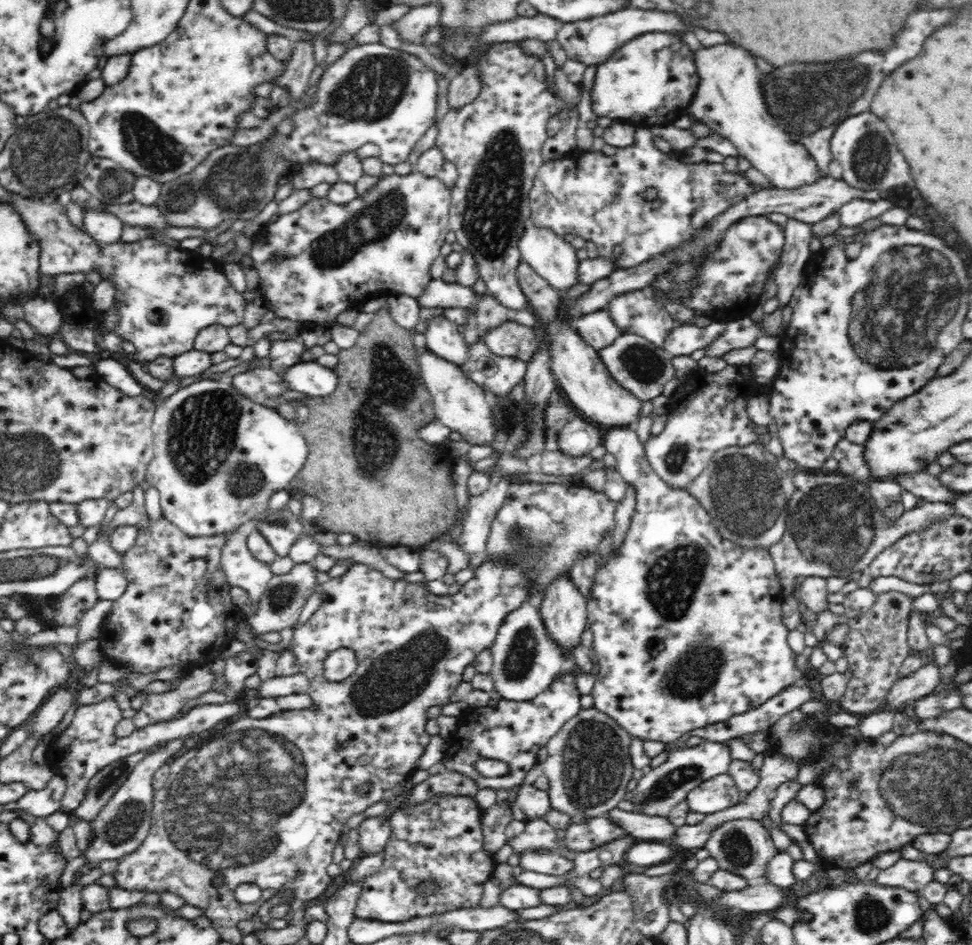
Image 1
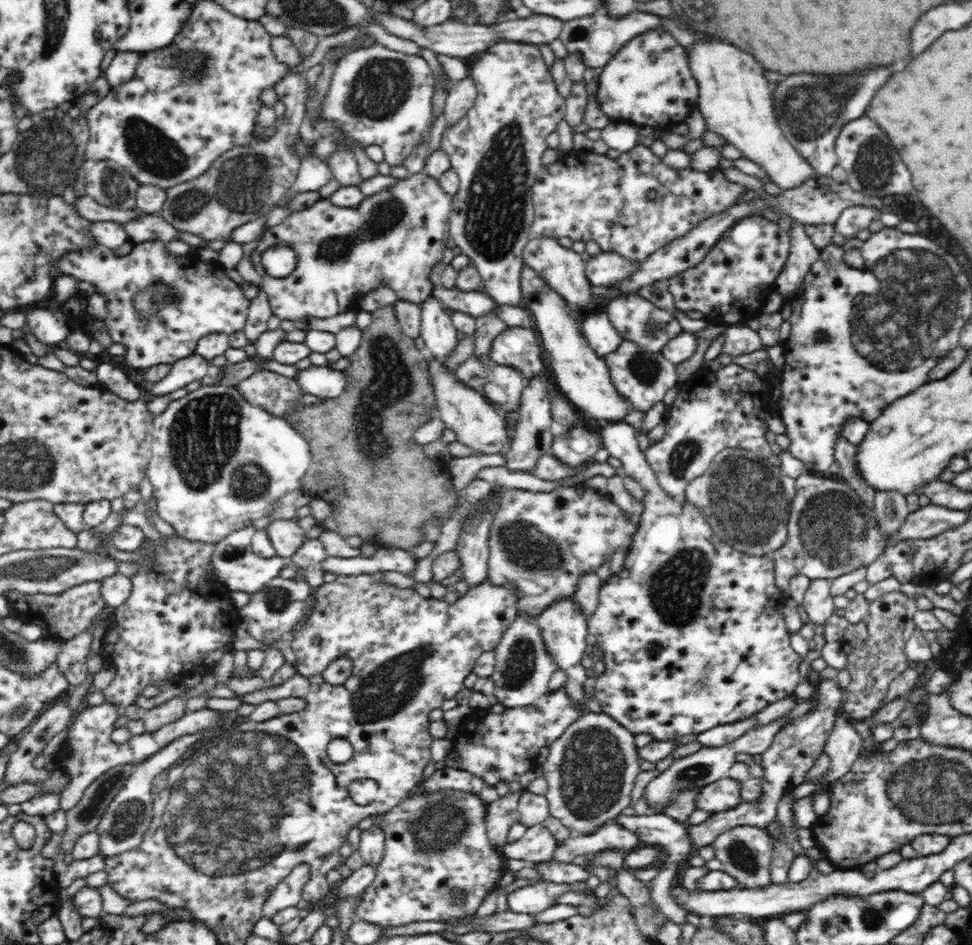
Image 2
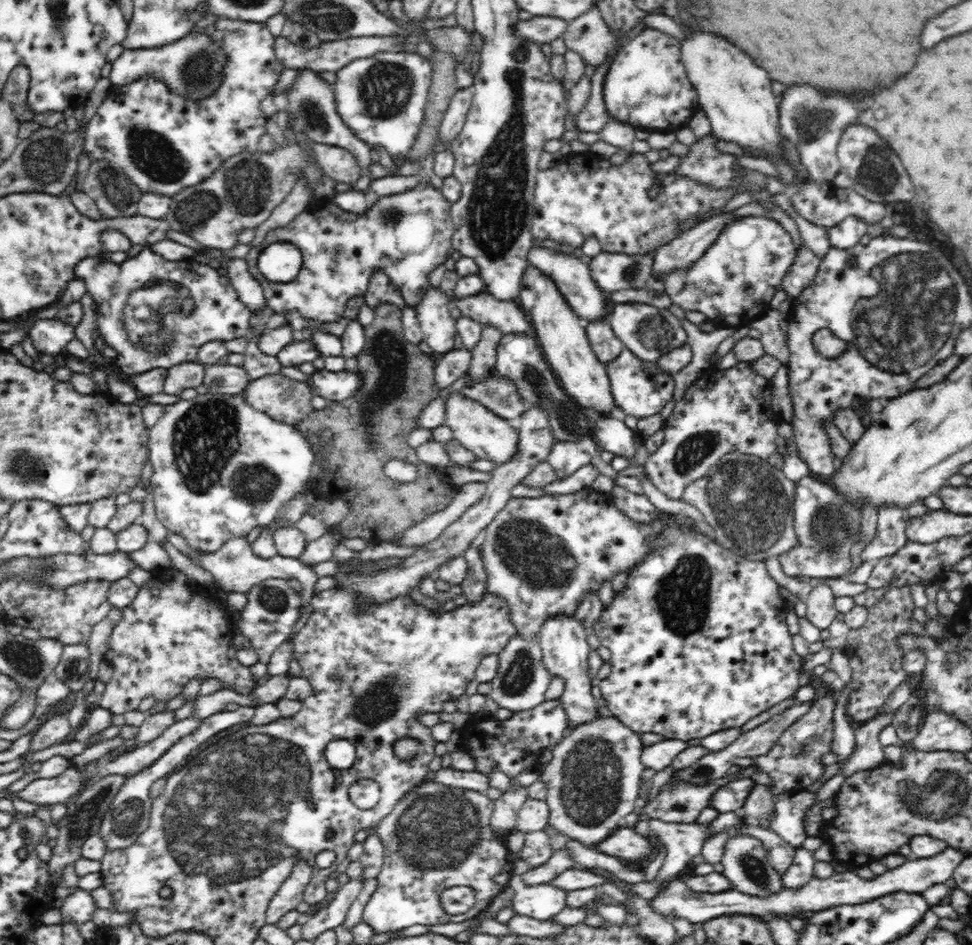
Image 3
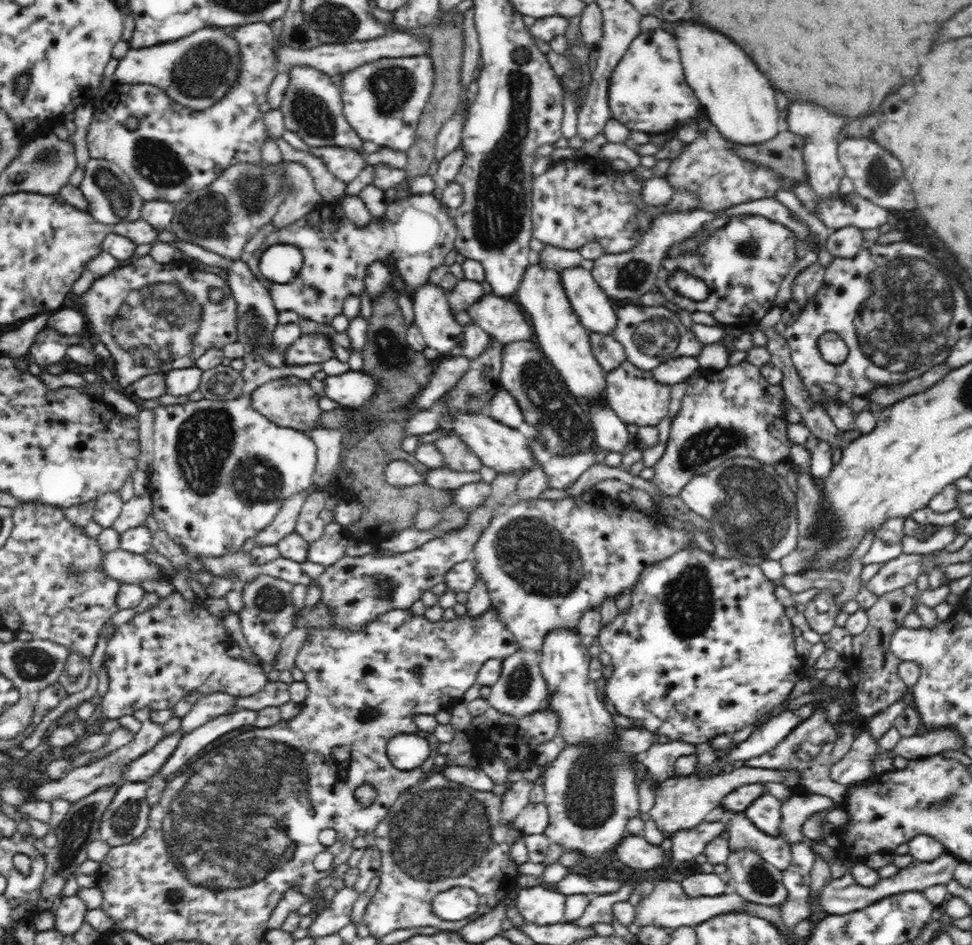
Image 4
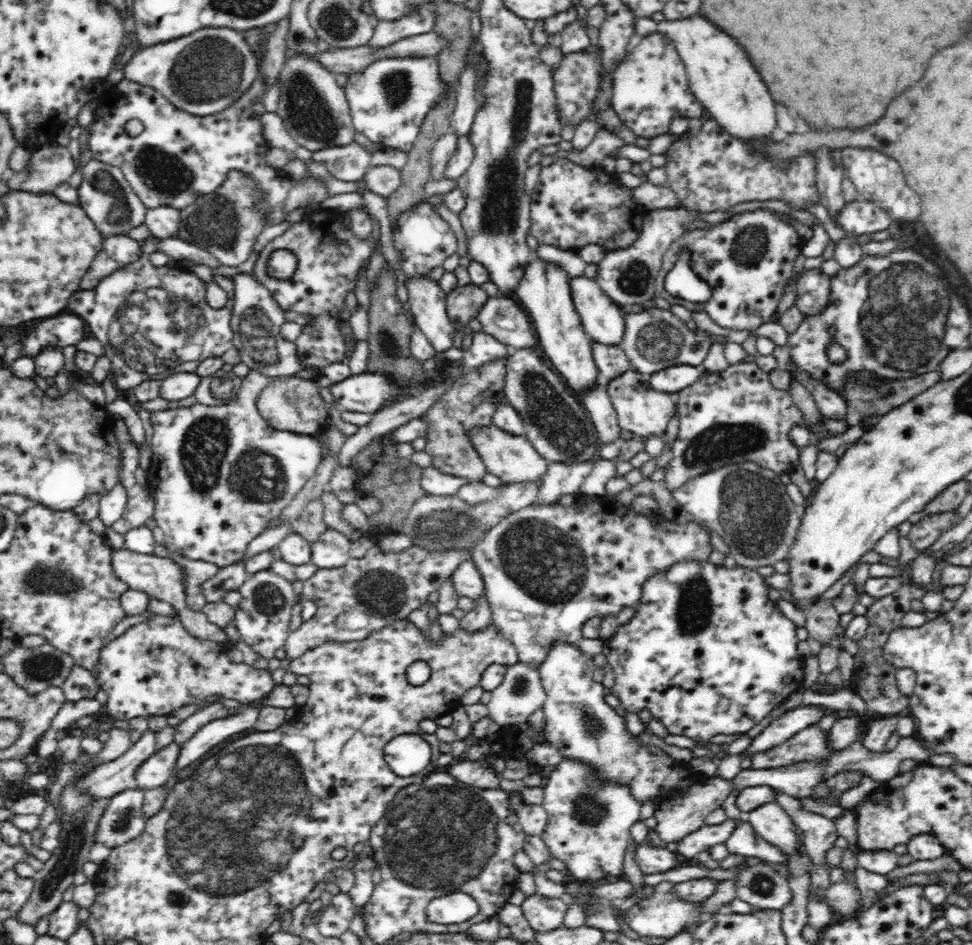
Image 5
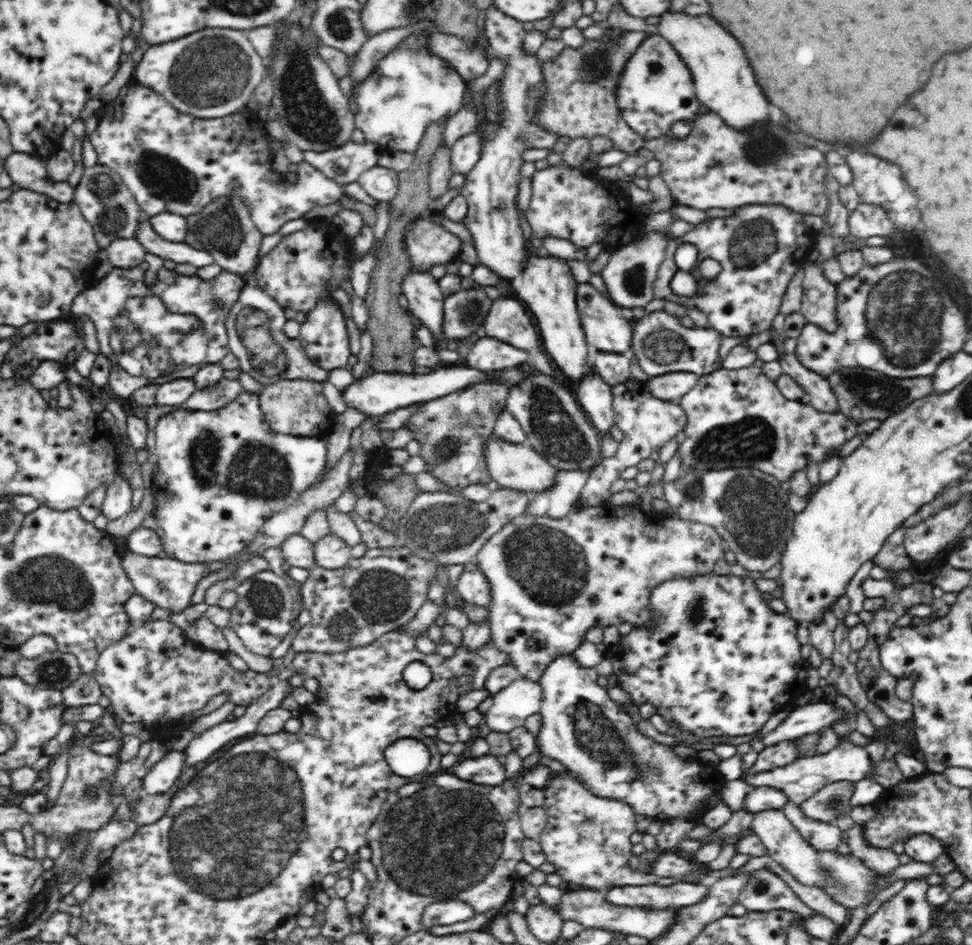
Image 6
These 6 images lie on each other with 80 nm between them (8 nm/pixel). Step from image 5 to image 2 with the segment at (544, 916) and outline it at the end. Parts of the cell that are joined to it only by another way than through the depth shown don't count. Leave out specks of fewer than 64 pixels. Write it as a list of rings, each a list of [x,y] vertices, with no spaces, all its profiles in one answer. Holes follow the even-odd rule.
[[[538,880],[535,883],[532,883],[528,886],[523,886],[522,888],[516,889],[513,893],[510,893],[507,896],[507,903],[509,905],[509,910],[516,913],[526,913],[526,914],[540,914],[540,912],[544,912],[544,910],[548,910],[548,908],[552,908],[552,906],[556,905],[556,898],[558,896],[562,896],[565,892],[569,890],[578,891],[585,895],[594,895],[593,893],[583,892],[586,888],[585,882],[574,882],[574,884],[556,884],[550,881],[542,881]]]

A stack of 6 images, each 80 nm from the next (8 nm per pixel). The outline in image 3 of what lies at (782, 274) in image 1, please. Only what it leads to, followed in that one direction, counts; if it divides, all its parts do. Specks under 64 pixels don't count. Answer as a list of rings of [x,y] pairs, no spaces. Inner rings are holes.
[[[804,244],[802,249],[796,250],[796,258],[786,276],[782,278],[779,288],[787,292],[790,300],[798,298],[802,294],[802,290],[814,282],[818,266],[820,266],[820,258],[813,253],[808,245]]]

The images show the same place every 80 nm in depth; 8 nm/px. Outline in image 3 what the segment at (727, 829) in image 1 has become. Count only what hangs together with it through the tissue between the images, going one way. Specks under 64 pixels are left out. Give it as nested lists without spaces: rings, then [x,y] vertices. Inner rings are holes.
[[[734,833],[728,836],[722,862],[723,875],[731,882],[732,889],[752,896],[772,896],[783,886],[780,873],[769,864],[769,852],[761,839],[750,833]]]

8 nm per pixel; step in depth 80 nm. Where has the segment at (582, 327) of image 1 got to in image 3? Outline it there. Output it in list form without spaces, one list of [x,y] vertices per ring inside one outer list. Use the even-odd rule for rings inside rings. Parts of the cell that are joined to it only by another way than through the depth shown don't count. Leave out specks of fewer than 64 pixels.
[[[608,317],[604,320],[588,322],[586,334],[590,341],[592,350],[602,363],[608,364],[614,358],[620,356],[620,352],[626,347],[623,342],[614,334],[609,325]]]

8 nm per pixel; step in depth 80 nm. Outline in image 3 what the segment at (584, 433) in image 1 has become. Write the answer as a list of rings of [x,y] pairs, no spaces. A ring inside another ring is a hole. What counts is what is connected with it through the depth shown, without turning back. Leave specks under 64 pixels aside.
[[[585,435],[579,437],[579,441],[554,442],[547,463],[553,466],[557,480],[564,480],[570,474],[574,474],[578,468],[586,466],[592,462],[592,458],[600,452],[597,441],[594,437]]]

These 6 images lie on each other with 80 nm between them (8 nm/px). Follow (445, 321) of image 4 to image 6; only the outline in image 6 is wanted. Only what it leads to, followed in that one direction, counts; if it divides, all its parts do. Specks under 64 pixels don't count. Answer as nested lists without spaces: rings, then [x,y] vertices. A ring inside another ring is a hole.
[[[409,271],[403,278],[401,289],[409,302],[408,312],[432,331],[432,335],[438,339],[436,348],[444,348],[448,341],[443,322],[446,296],[439,282],[428,272]]]

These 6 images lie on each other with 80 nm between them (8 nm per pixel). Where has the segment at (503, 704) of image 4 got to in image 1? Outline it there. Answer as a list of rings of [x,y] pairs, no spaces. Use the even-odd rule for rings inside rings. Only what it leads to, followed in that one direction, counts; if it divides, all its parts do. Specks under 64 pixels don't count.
[[[526,600],[520,607],[511,611],[506,619],[503,620],[502,626],[499,626],[498,633],[495,636],[494,643],[491,644],[491,657],[494,659],[491,666],[491,676],[496,692],[502,698],[509,700],[530,700],[538,696],[541,692],[548,690],[549,686],[554,682],[555,676],[572,666],[568,660],[570,657],[569,650],[565,650],[549,632],[549,628],[545,626],[544,620],[541,618],[541,610],[539,603],[534,600]]]

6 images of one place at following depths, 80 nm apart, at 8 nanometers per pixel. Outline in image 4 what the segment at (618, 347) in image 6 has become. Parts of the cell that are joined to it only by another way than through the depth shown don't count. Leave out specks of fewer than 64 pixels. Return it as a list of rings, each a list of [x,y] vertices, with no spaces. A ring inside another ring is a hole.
[[[581,266],[560,268],[564,291],[582,326],[598,334],[614,335],[616,306],[595,281],[591,271]]]

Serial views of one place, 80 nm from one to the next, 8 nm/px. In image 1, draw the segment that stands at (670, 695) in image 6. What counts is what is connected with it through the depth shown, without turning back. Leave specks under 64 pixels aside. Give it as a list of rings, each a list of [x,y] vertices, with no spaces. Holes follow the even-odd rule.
[[[610,427],[602,442],[614,458],[616,458],[617,471],[624,476],[628,484],[636,488],[636,512],[632,516],[632,526],[628,536],[618,552],[618,556],[610,558],[610,562],[595,572],[587,602],[587,629],[594,635],[592,648],[598,657],[598,669],[595,670],[596,680],[591,695],[595,708],[603,714],[610,716],[630,736],[643,740],[657,740],[671,743],[678,740],[682,734],[704,728],[716,722],[729,720],[732,716],[749,712],[758,705],[764,704],[772,696],[780,694],[782,690],[792,686],[794,682],[801,682],[803,671],[796,667],[797,654],[788,645],[788,628],[784,625],[782,604],[781,580],[778,579],[775,562],[765,547],[744,547],[740,543],[732,542],[722,537],[716,525],[711,520],[708,511],[693,497],[692,493],[680,487],[669,486],[660,478],[647,461],[643,444],[638,441],[636,430],[622,427]]]

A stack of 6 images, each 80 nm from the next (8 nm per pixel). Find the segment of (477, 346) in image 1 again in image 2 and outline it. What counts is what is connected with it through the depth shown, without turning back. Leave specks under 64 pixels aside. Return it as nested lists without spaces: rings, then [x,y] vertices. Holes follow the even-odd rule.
[[[475,353],[466,358],[456,370],[458,378],[472,386],[474,390],[486,394],[486,386],[498,386],[506,394],[507,403],[498,404],[501,412],[517,412],[521,405],[520,396],[525,388],[525,380],[518,371],[496,364],[490,357],[477,358]]]

